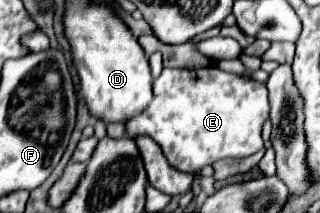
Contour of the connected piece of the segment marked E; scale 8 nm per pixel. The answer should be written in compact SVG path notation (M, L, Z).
M215 67L203 69L163 69L163 73L153 81L153 101L145 111L127 123L127 135L133 139L137 135L149 135L157 139L167 161L187 173L195 173L205 165L219 159L245 159L263 149L261 129L269 119L269 91L267 83L253 81L249 77L239 77L233 73L219 71Z

